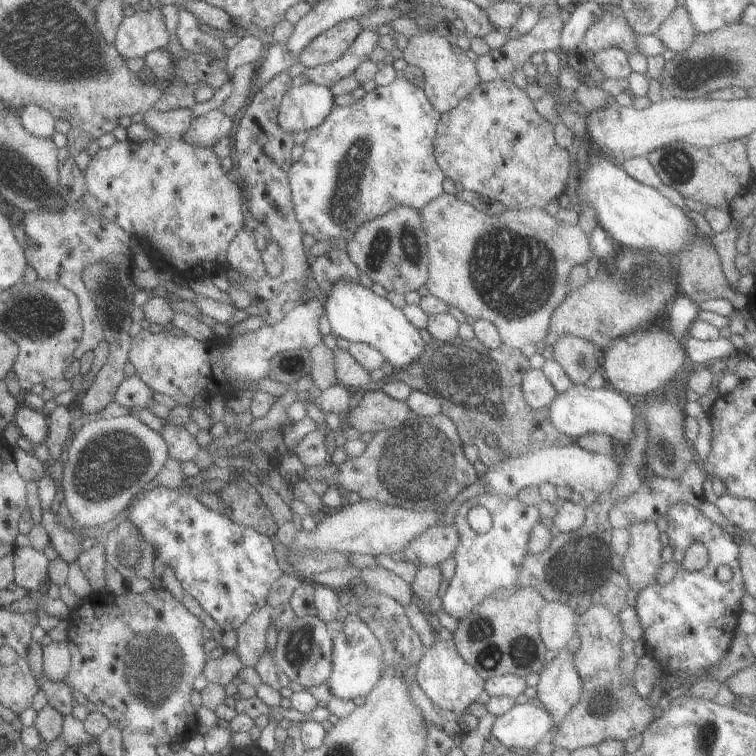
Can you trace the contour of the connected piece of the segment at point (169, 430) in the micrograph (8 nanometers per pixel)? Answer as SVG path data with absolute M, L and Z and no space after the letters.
M163 422L158 434L167 444L168 458L175 460L177 463L193 461L194 456L200 450L195 438L181 426L172 426Z

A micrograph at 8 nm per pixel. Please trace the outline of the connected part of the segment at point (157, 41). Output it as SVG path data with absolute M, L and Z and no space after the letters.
M150 3L148 10L140 8L119 22L111 44L123 59L136 65L145 54L165 48L170 36L164 25L160 8Z

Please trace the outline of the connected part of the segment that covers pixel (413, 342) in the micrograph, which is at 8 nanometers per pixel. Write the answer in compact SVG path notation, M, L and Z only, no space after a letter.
M345 278L335 280L326 293L322 309L333 335L345 338L348 342L361 342L377 348L383 356L386 371L391 368L406 368L418 359L426 346L419 332L407 322L399 308L395 308L385 298L376 296L359 282L351 282Z

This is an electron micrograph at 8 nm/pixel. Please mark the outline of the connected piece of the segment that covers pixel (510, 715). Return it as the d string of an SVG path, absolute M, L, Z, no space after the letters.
M529 700L525 704L513 704L504 714L498 715L490 736L507 751L525 751L546 740L552 726L551 714Z

